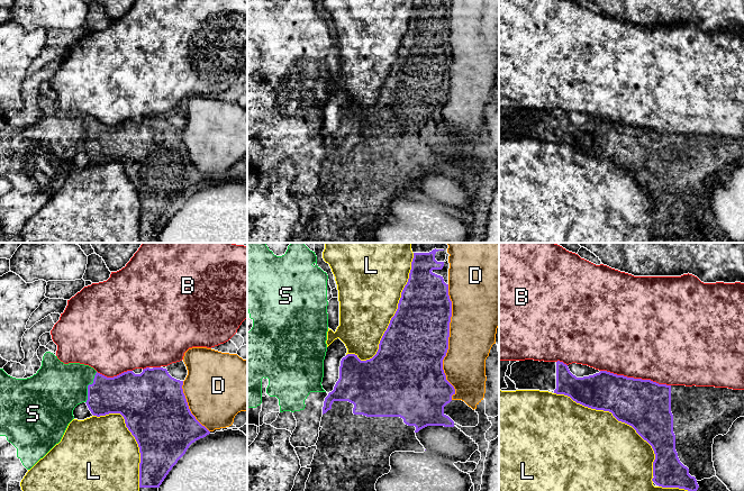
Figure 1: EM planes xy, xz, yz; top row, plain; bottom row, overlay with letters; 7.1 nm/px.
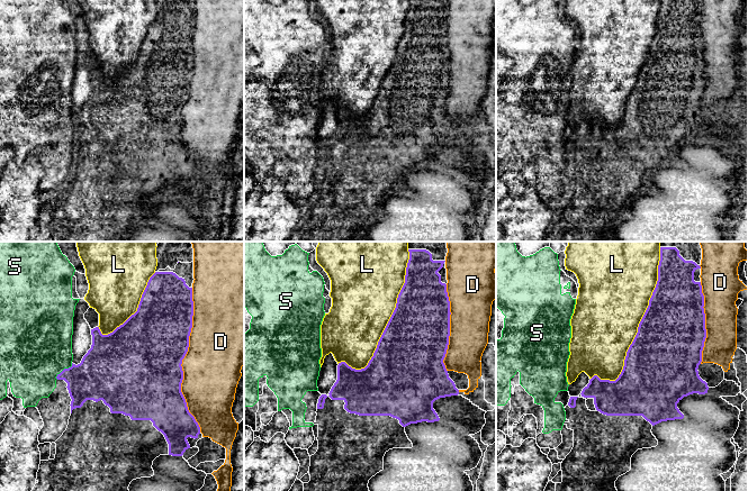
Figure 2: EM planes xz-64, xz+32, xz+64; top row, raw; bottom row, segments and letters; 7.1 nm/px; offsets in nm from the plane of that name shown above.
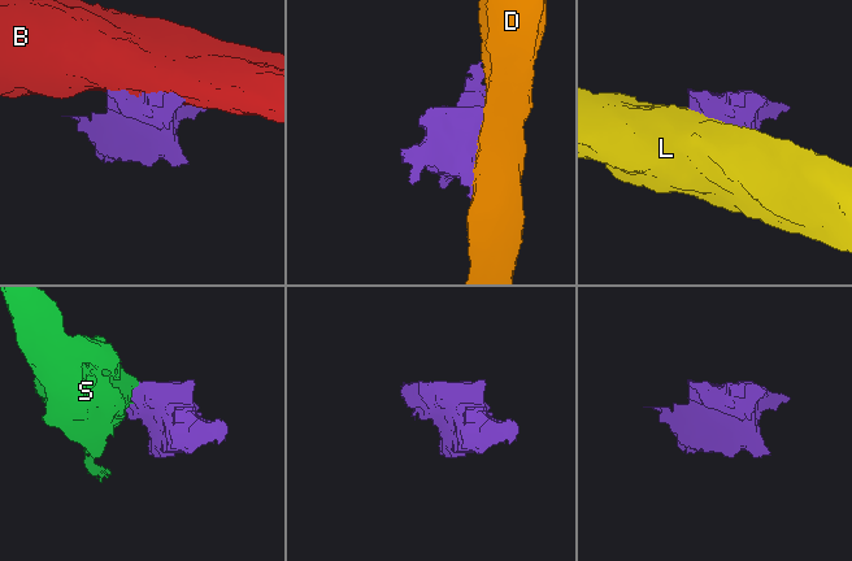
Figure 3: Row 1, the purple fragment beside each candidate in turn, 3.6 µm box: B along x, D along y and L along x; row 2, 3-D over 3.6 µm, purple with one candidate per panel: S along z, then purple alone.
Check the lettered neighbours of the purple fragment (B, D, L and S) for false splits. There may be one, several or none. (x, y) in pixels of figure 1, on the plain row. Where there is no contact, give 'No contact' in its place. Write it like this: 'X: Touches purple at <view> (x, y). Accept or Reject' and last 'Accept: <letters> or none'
B: Touches purple at yz (635, 127). Reject
D: Touches purple at xz (447, 90). Reject
L: Touches purple at xz (391, 66). Reject
S: Touches purple at xy (88, 135). Accept
Accept: S

